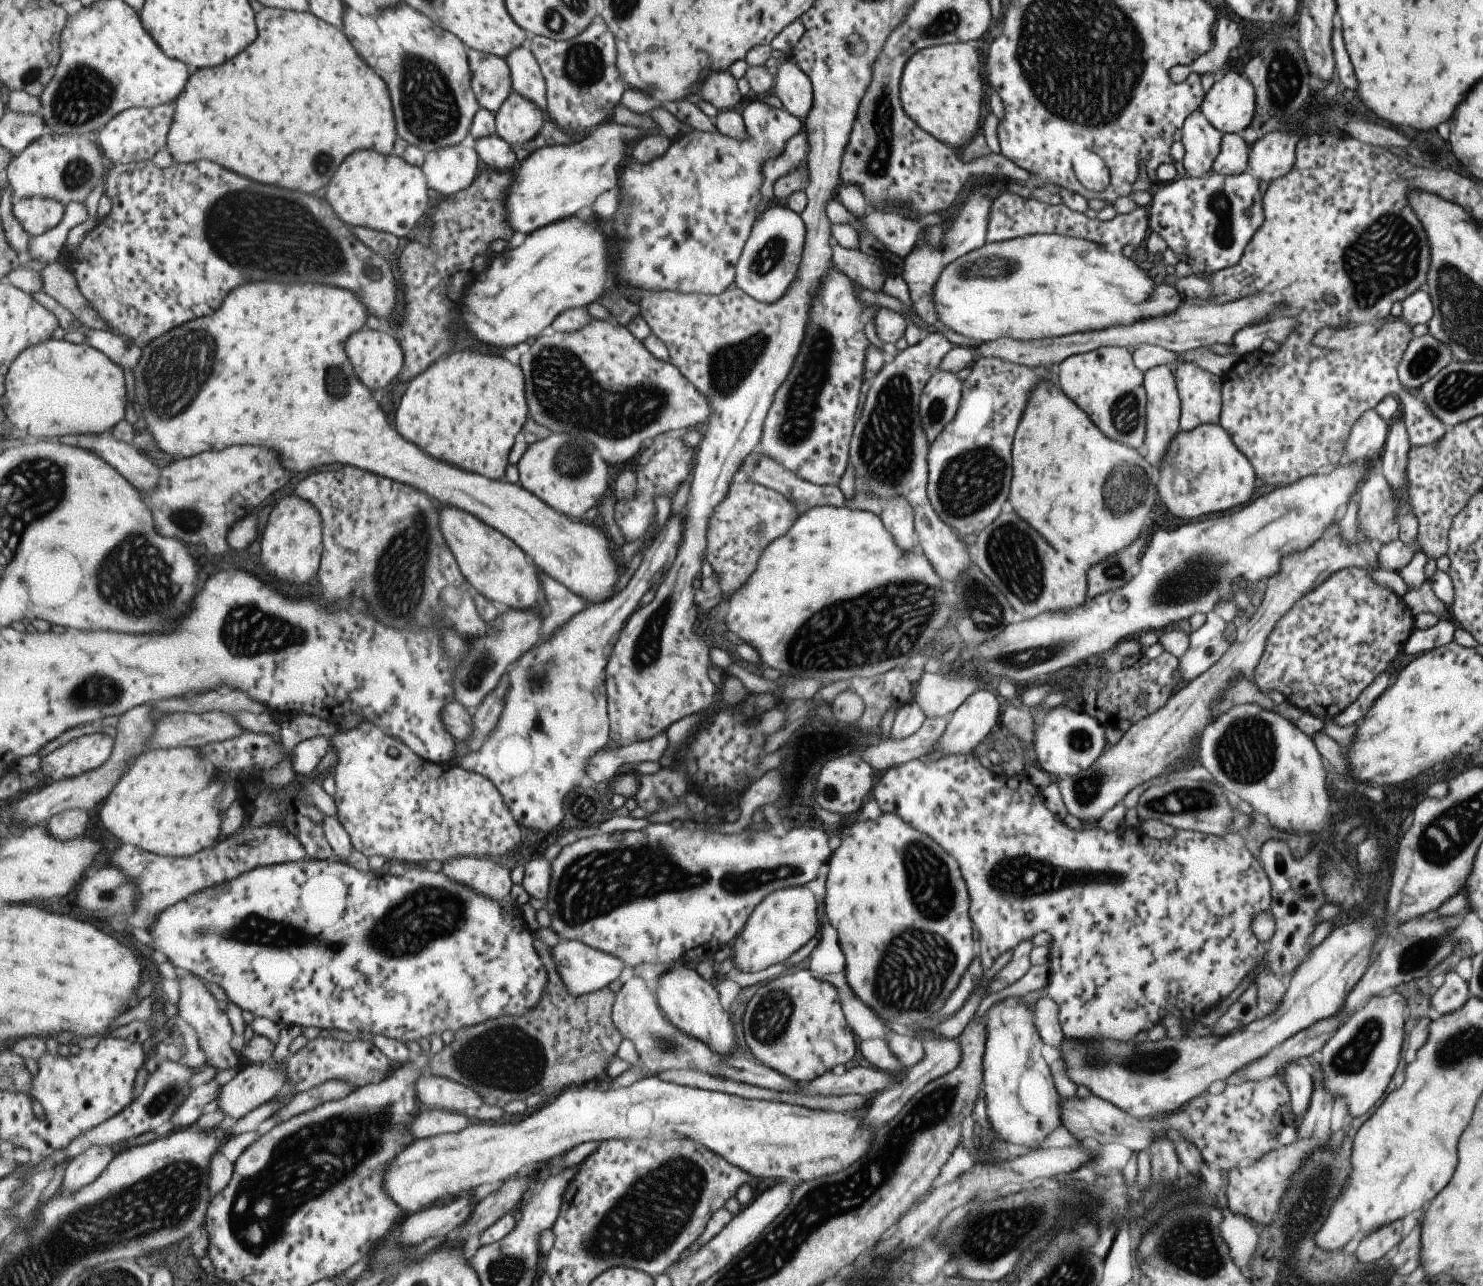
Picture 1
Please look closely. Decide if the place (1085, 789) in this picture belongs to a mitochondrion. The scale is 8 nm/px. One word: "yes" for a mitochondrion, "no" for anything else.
yes

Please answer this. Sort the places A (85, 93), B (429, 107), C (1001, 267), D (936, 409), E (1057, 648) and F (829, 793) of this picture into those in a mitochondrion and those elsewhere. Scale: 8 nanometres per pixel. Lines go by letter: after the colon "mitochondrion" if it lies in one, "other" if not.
A: mitochondrion
B: mitochondrion
C: mitochondrion
D: mitochondrion
E: mitochondrion
F: mitochondrion

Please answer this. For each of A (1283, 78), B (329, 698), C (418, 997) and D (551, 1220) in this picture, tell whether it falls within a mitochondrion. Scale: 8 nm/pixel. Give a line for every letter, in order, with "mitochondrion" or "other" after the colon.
A: mitochondrion
B: other
C: other
D: other

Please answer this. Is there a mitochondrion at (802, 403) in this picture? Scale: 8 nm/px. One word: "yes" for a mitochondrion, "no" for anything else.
yes

